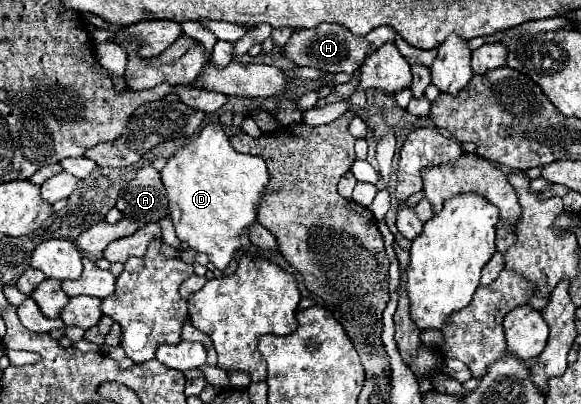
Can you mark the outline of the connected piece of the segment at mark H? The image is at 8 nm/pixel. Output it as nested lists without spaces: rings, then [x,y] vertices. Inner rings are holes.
[[[320,23],[314,29],[294,31],[288,45],[282,47],[282,55],[286,59],[290,59],[294,65],[306,65],[306,67],[314,67],[314,69],[320,69],[326,73],[348,73],[348,75],[352,75],[372,51],[376,51],[378,47],[382,47],[388,41],[394,41],[394,37],[396,37],[394,29],[386,27],[386,25],[380,25],[380,27],[372,29],[368,35],[358,37],[358,35],[352,35],[342,25]]]

